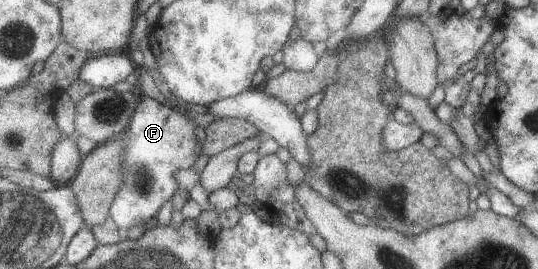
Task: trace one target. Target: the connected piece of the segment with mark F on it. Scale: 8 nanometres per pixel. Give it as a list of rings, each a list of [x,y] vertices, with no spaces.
[[[147,93],[142,97],[137,113],[133,116],[130,128],[124,135],[125,138],[128,138],[124,151],[124,184],[110,213],[110,217],[115,220],[115,223],[124,233],[135,228],[135,226],[141,226],[143,224],[151,227],[156,223],[161,208],[169,200],[173,201],[175,194],[182,188],[179,185],[179,180],[175,178],[177,172],[193,168],[197,164],[201,153],[205,150],[199,142],[197,128],[199,128],[199,124],[195,120],[187,118],[185,114],[181,114],[177,109],[163,106],[159,100],[151,98]]]

